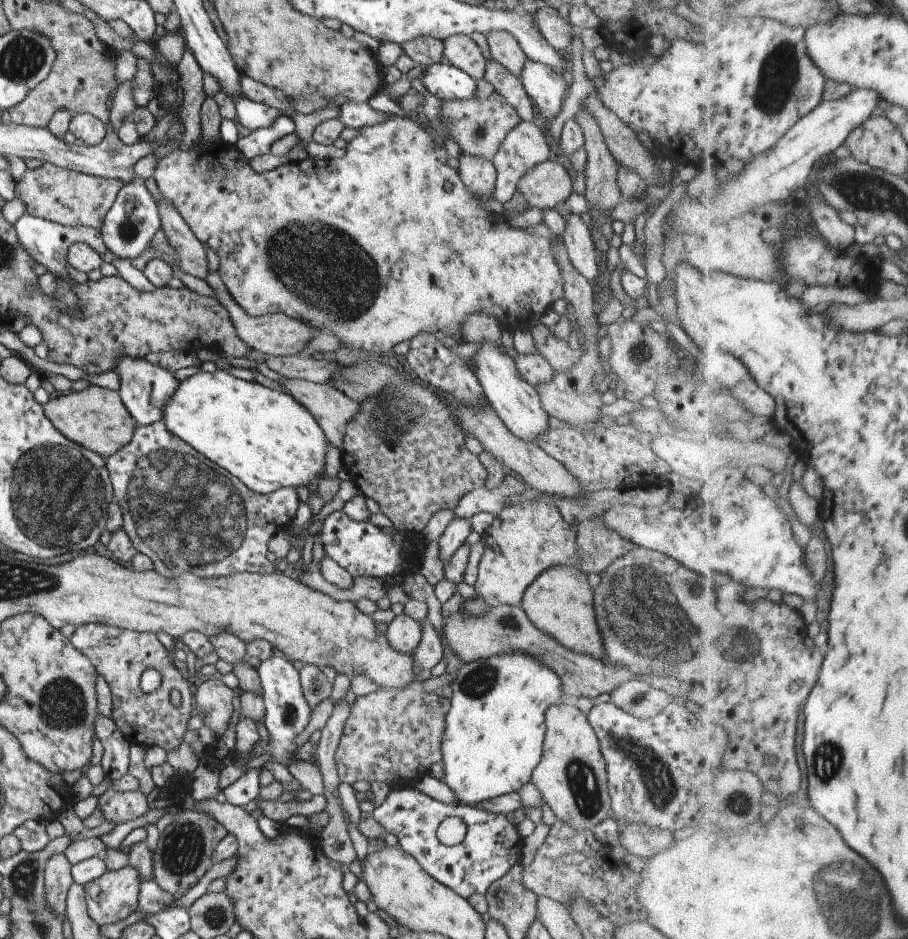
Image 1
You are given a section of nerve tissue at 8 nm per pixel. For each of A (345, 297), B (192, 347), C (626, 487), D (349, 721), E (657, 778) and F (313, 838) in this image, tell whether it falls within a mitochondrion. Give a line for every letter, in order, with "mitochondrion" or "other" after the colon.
A: mitochondrion
B: other
C: other
D: other
E: mitochondrion
F: other

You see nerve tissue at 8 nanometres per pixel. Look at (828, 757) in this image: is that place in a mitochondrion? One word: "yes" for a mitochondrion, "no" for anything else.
yes

